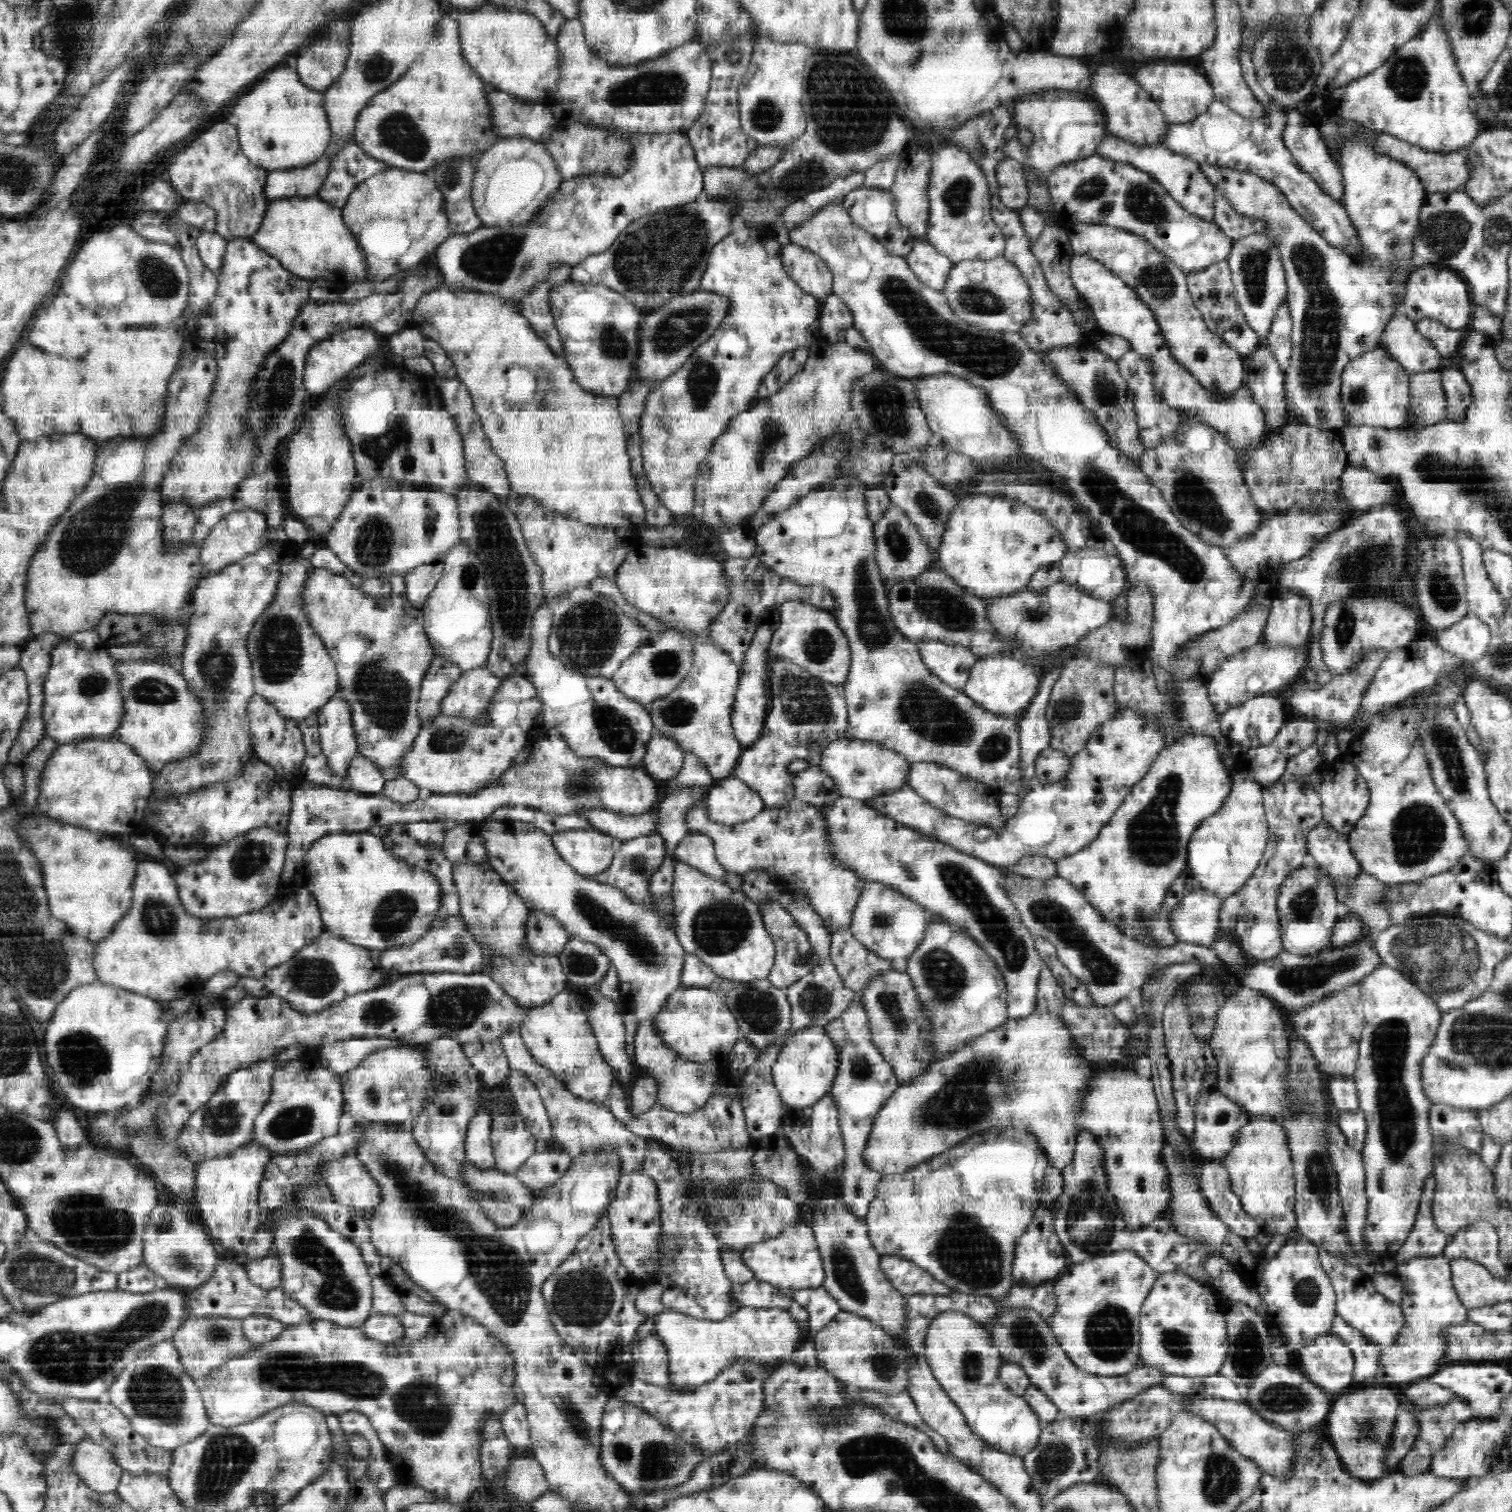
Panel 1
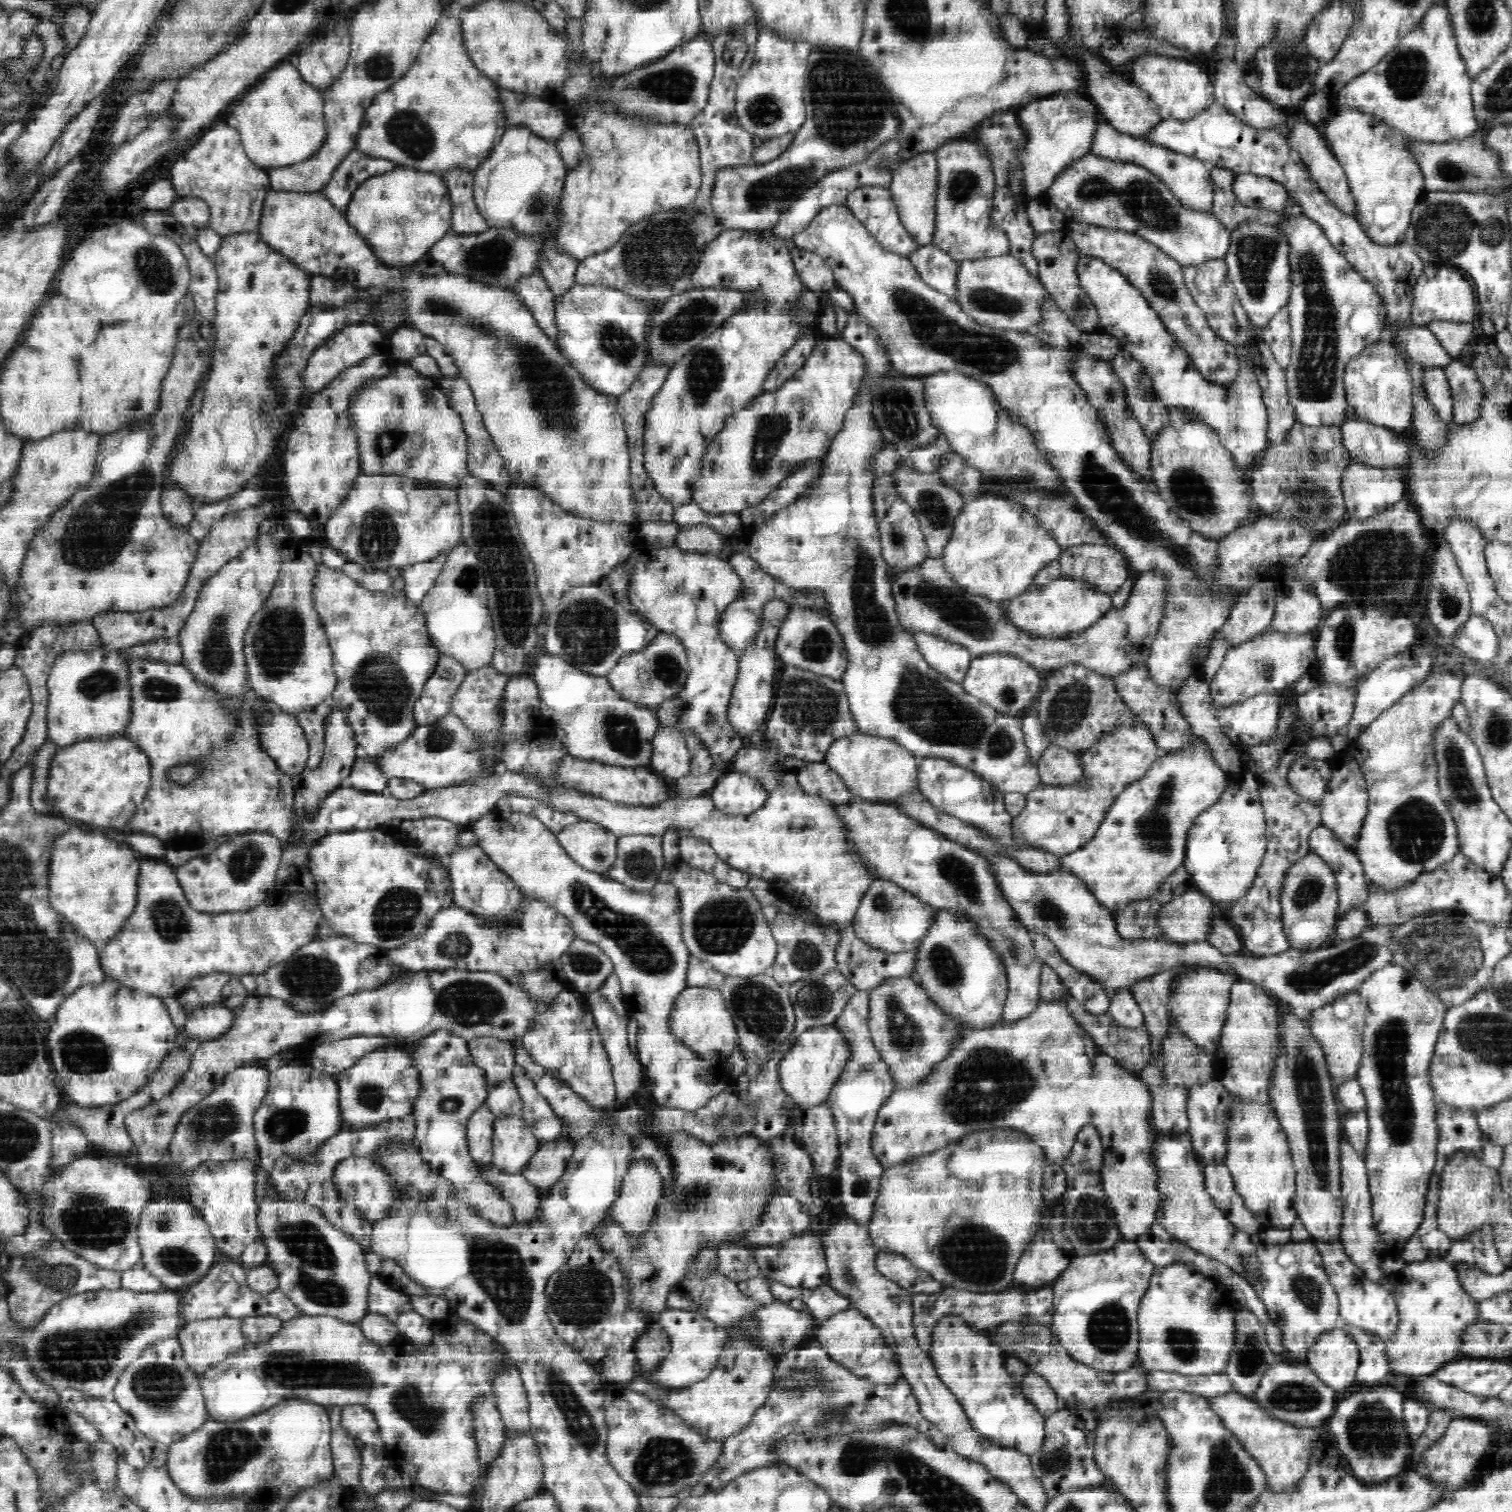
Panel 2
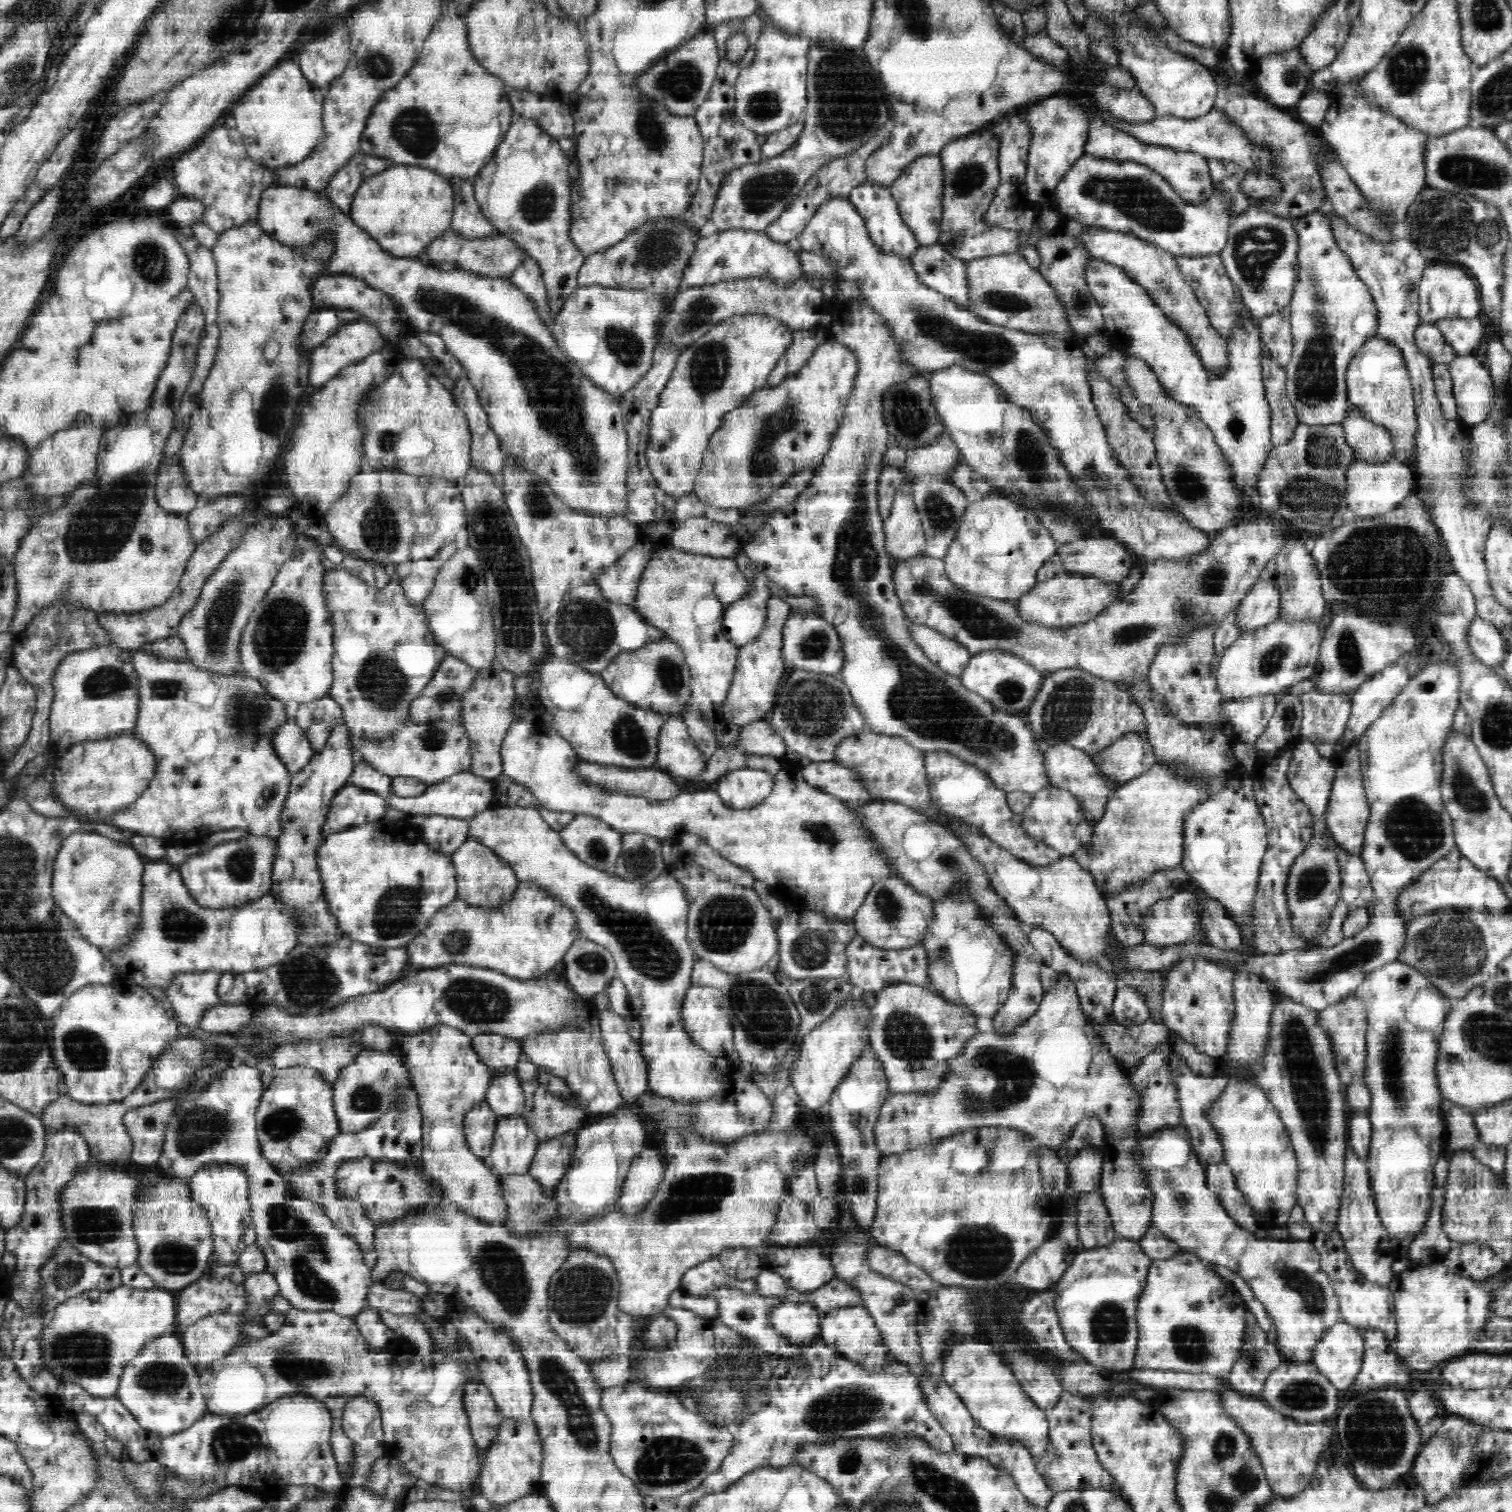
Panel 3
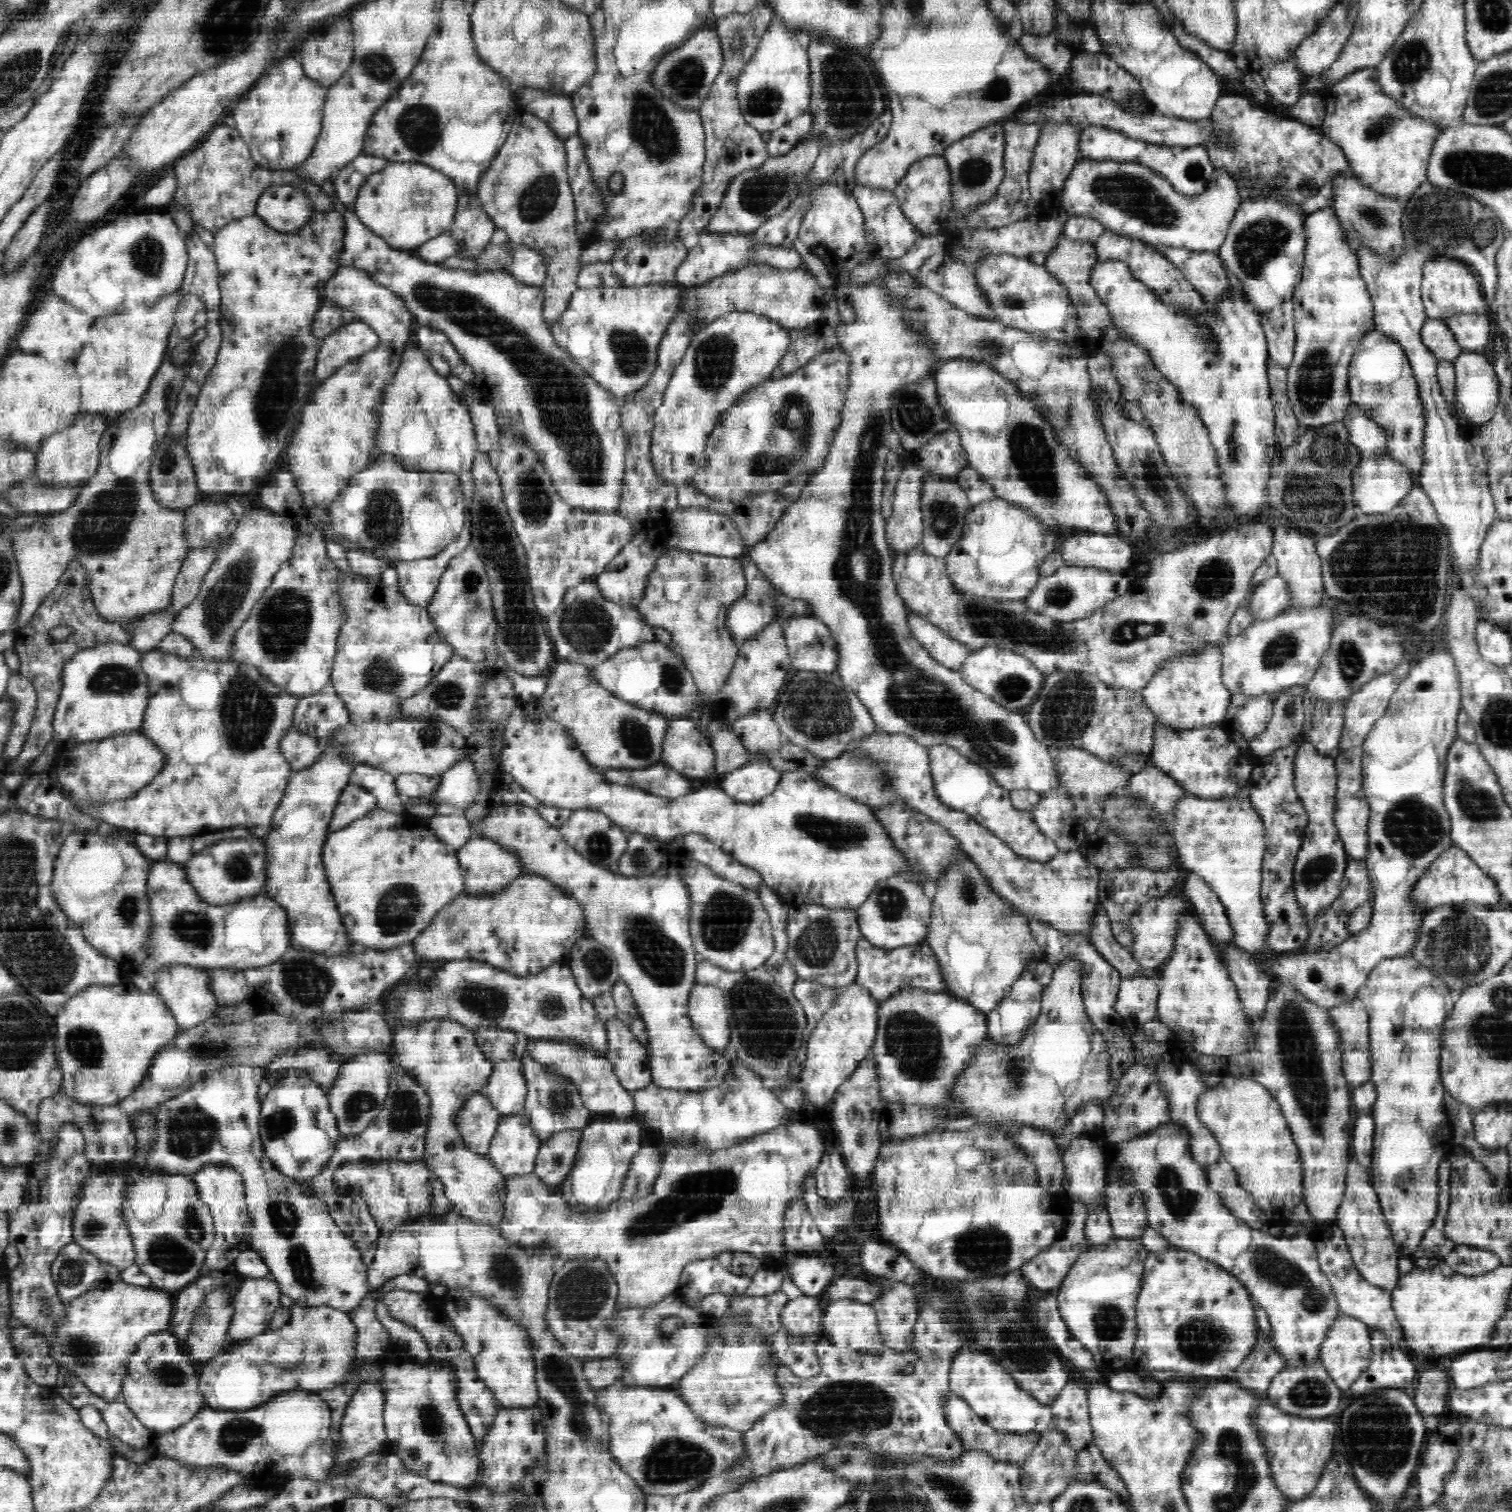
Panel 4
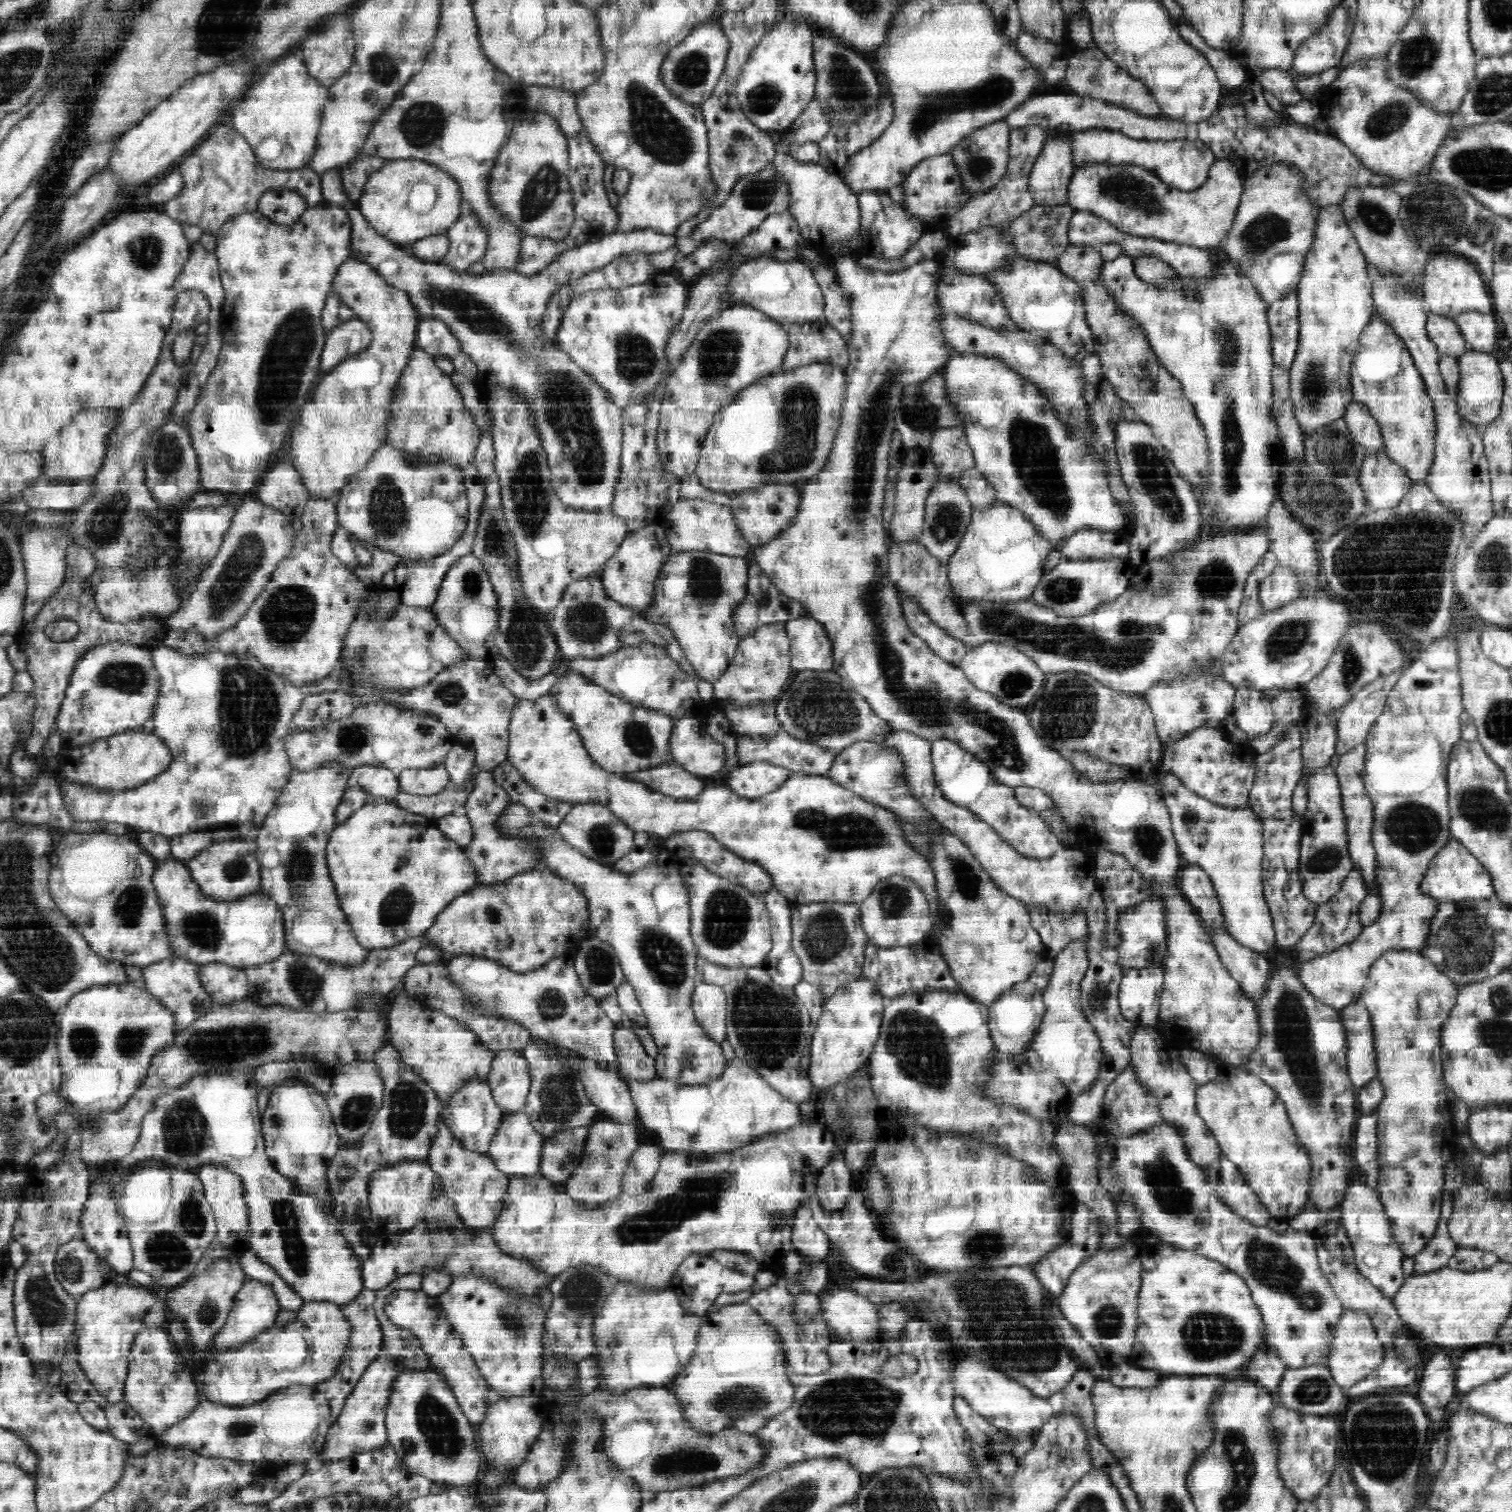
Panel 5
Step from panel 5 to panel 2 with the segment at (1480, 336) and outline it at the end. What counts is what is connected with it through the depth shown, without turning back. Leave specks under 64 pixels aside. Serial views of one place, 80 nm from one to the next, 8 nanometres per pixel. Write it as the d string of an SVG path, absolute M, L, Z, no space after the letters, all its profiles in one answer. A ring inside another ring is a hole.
M1436 320L1423 325L1430 327L1452 359L1456 359L1464 348L1468 348L1476 336L1474 324L1456 324L1450 320Z

